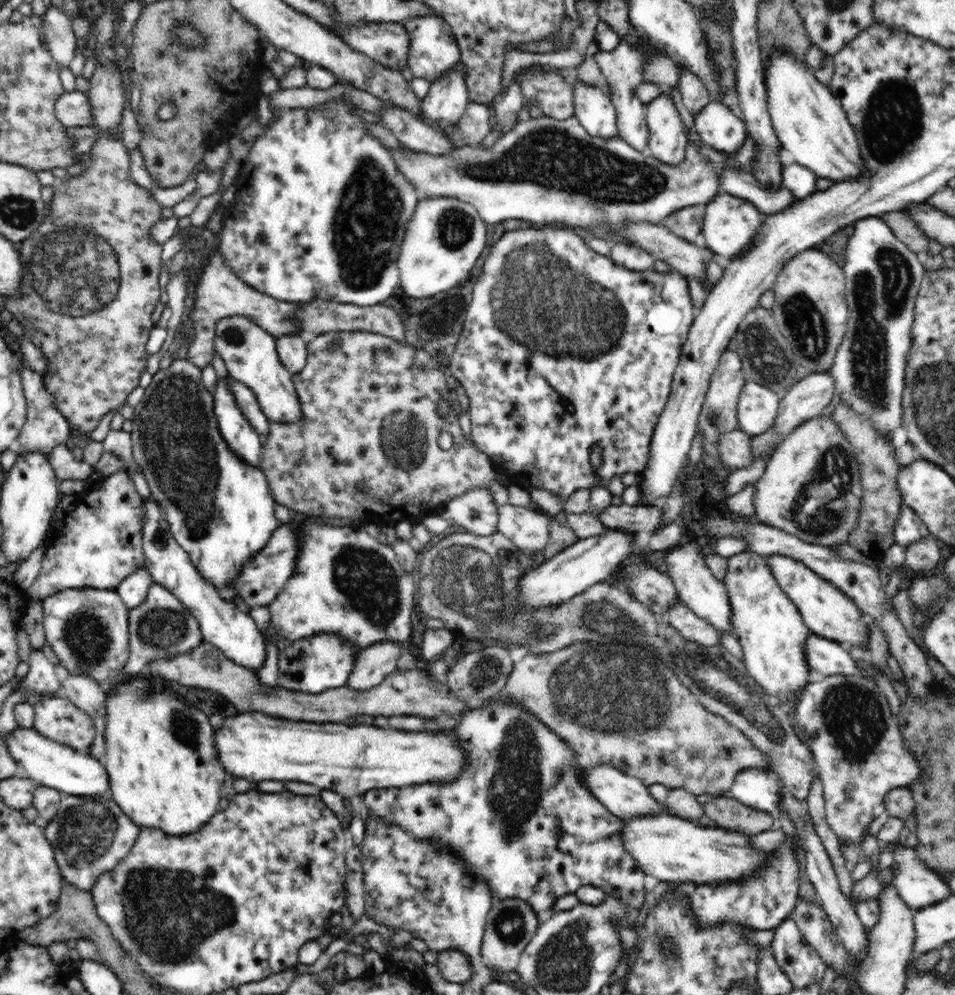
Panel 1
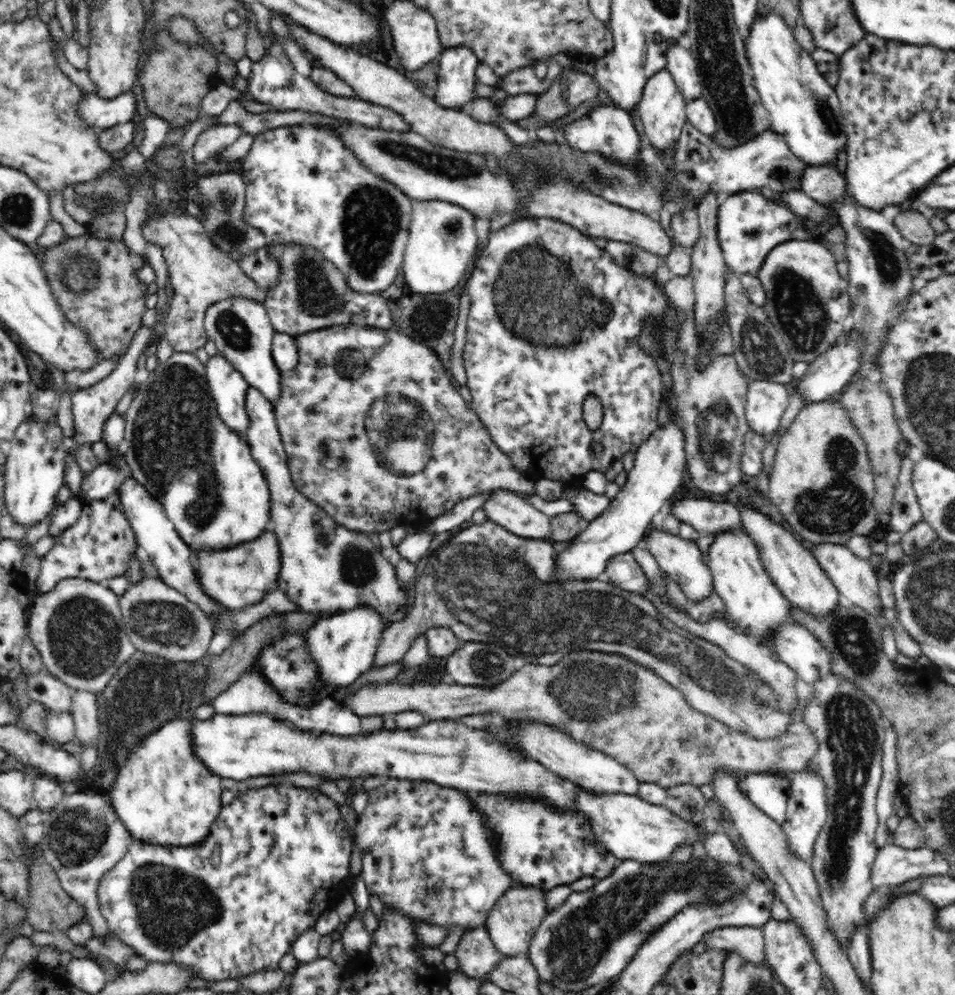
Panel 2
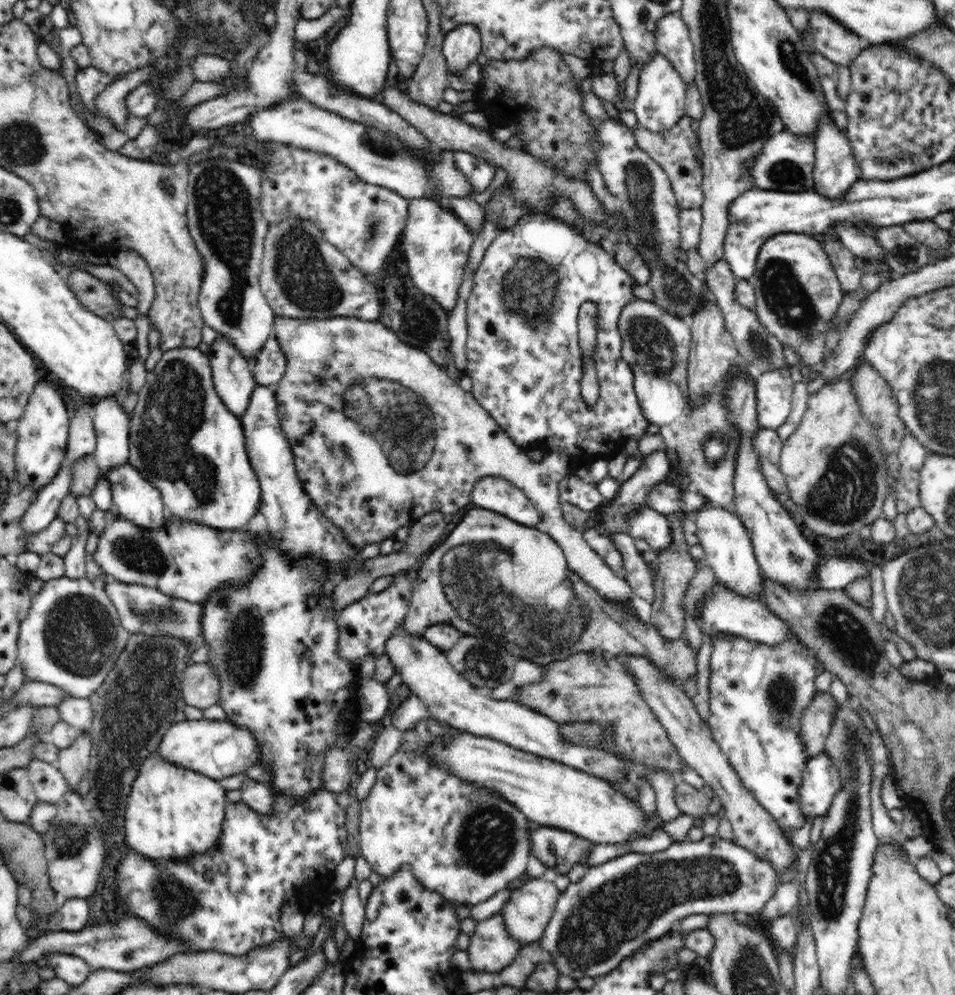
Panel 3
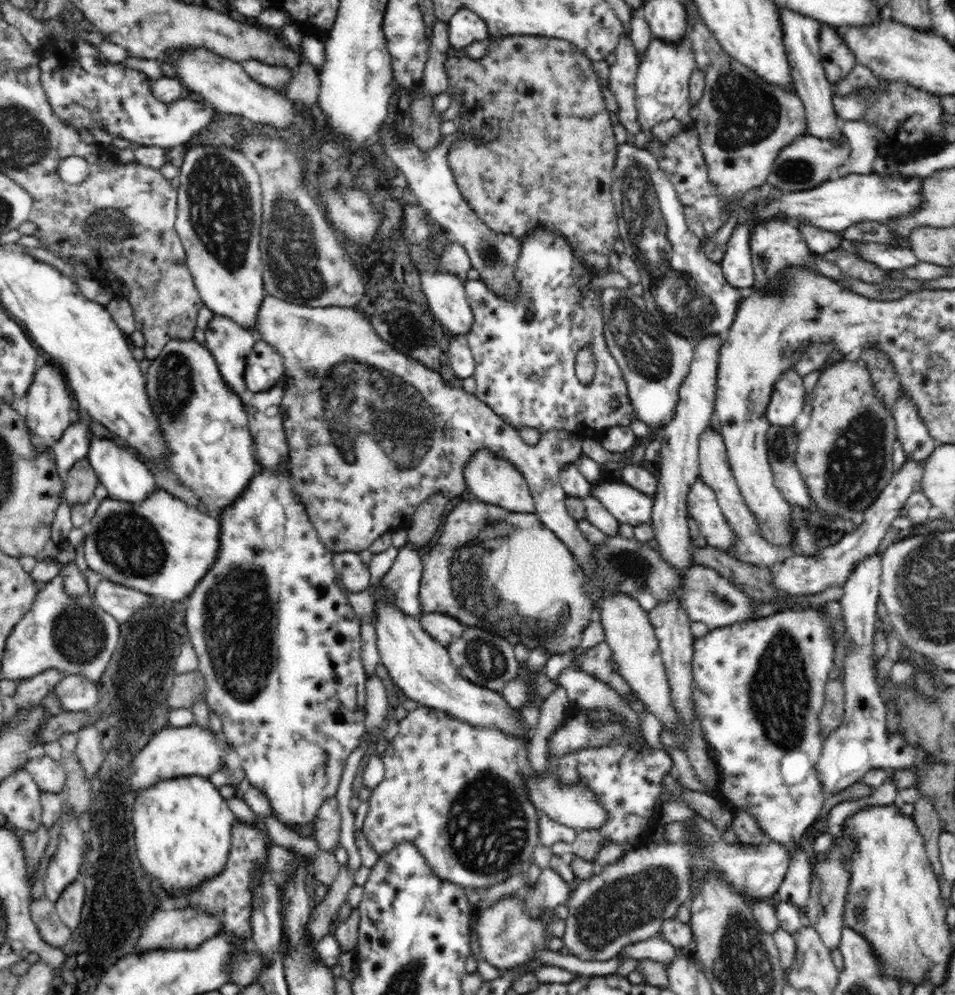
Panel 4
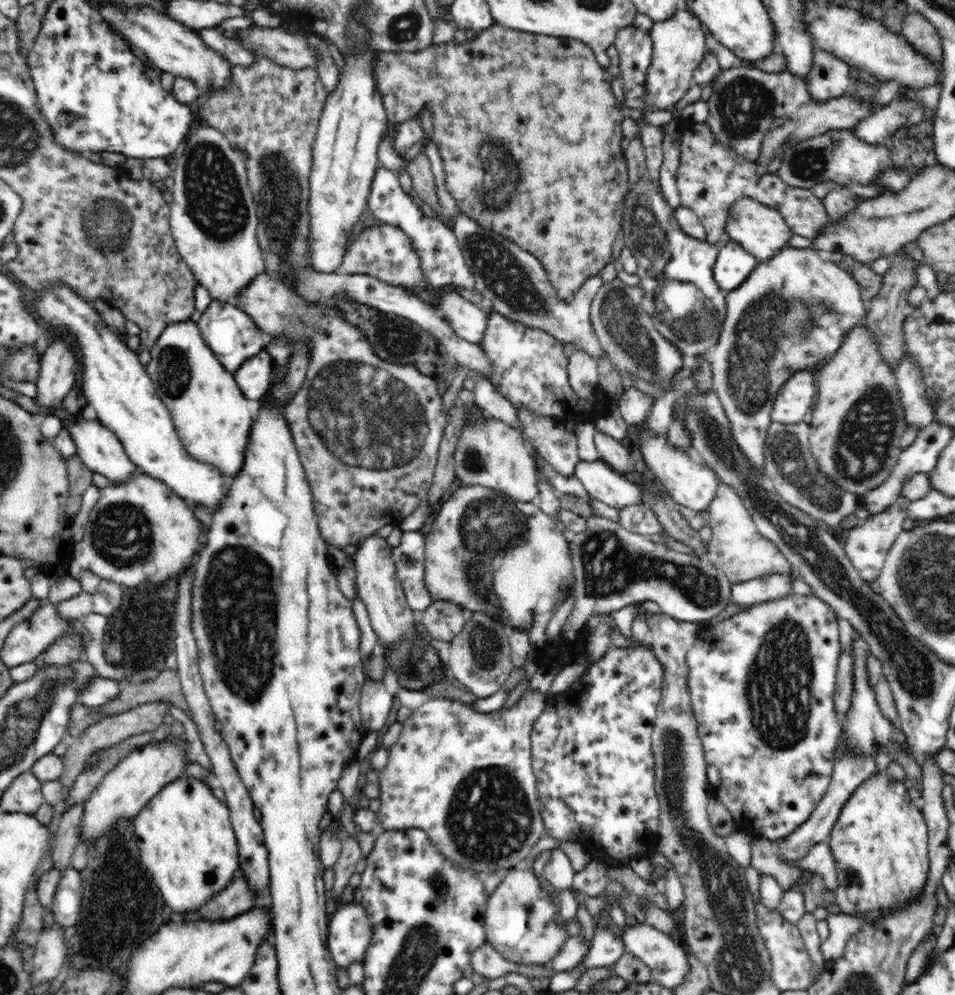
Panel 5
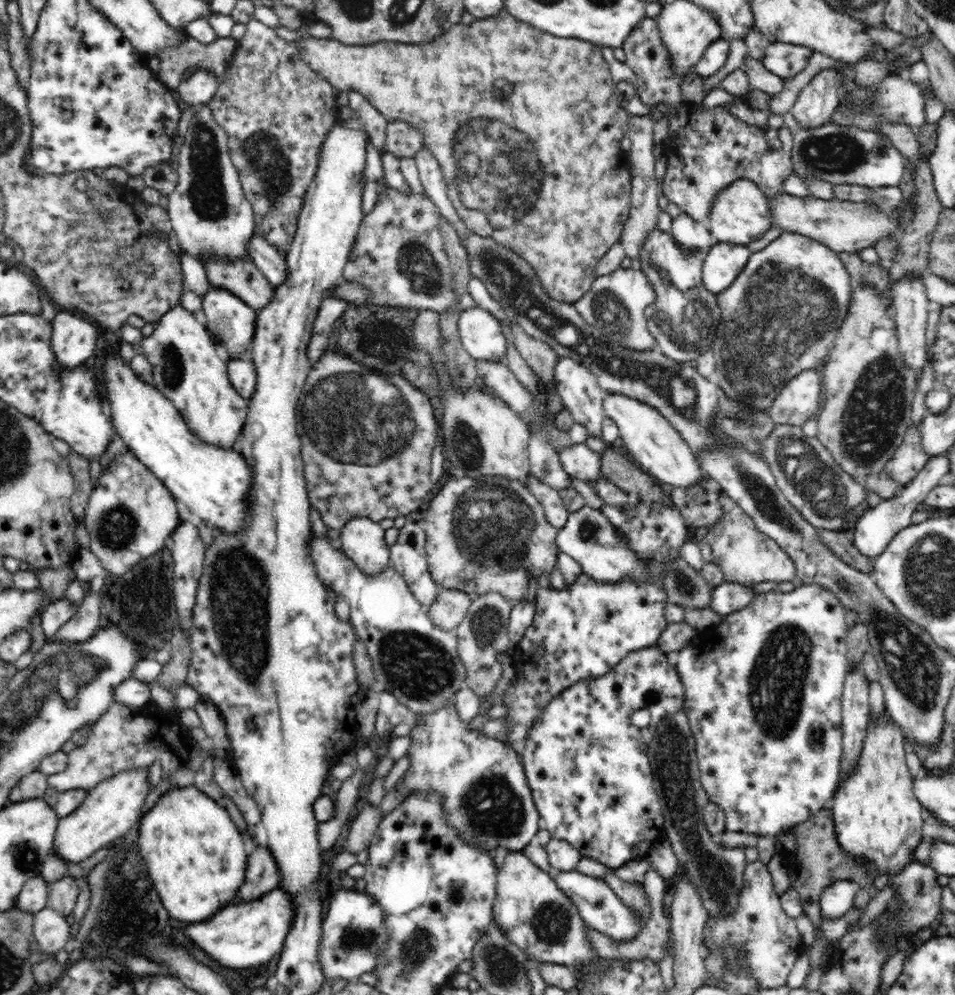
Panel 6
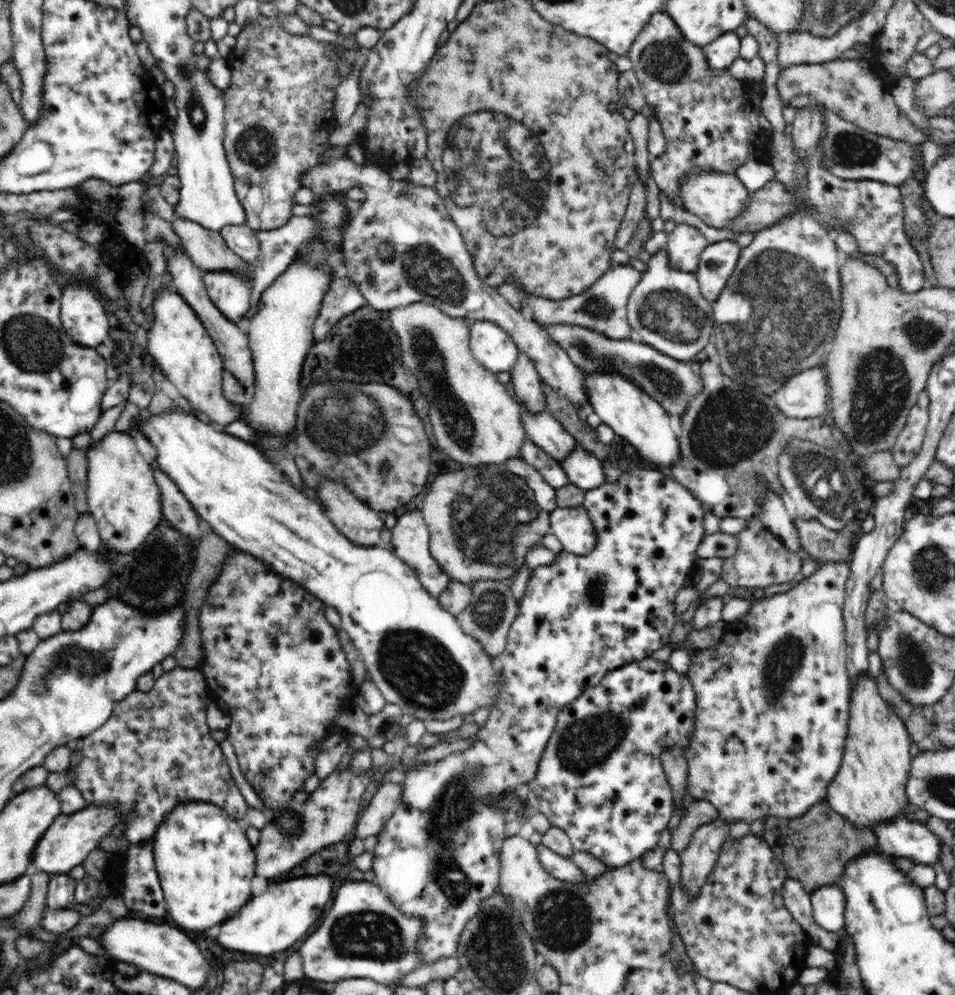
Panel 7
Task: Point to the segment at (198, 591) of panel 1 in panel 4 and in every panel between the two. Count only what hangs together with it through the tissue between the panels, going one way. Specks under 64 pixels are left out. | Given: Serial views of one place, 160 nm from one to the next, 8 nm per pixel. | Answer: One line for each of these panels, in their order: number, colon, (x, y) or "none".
2: (156, 536)
3: (136, 500)
4: (126, 478)

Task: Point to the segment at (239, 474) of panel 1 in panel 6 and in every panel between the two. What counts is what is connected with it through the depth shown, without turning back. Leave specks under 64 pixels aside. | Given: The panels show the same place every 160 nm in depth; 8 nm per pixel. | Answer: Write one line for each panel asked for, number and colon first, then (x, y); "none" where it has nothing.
2: (176, 445)
3: (182, 439)
4: (204, 422)
5: (212, 417)
6: (189, 368)

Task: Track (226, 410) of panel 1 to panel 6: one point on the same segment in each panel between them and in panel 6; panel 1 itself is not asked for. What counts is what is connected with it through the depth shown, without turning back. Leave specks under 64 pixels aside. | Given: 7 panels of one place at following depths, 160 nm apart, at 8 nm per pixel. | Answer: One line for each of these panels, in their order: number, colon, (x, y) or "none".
2: (228, 387)
3: (233, 378)
4: (230, 344)
5: (232, 335)
6: (232, 324)

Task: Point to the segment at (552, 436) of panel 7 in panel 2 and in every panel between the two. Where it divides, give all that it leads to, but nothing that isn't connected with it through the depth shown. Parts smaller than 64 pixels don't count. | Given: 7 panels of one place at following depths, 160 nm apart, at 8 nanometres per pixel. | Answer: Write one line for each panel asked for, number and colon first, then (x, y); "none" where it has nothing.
2: (681, 559)
3: (649, 525)
4: (630, 507)
5: (601, 482)
6: (579, 462)

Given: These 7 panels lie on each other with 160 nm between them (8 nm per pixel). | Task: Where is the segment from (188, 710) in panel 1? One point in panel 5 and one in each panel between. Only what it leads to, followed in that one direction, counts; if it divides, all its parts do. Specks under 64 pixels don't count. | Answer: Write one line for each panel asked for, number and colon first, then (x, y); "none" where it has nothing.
2: (163, 793)
3: (172, 812)
4: (182, 825)
5: (185, 838)

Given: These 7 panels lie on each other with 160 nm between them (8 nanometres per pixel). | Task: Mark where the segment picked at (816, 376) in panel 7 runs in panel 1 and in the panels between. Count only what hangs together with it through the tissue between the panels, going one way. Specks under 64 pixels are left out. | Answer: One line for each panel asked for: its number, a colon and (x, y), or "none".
1: (757, 406)
2: (765, 402)
3: (774, 389)
4: (787, 399)
5: (795, 398)
6: (800, 399)

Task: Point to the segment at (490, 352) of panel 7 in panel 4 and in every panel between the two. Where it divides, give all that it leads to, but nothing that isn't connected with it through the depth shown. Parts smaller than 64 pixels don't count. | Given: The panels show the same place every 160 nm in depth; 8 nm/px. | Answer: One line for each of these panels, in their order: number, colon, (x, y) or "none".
4: (445, 294)
5: (469, 322)
6: (480, 333)

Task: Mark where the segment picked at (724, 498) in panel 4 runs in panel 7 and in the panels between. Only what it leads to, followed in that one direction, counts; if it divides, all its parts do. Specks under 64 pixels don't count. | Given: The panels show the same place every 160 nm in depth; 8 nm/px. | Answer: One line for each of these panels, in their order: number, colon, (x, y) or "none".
5: (737, 549)
6: (745, 556)
7: (761, 560)

